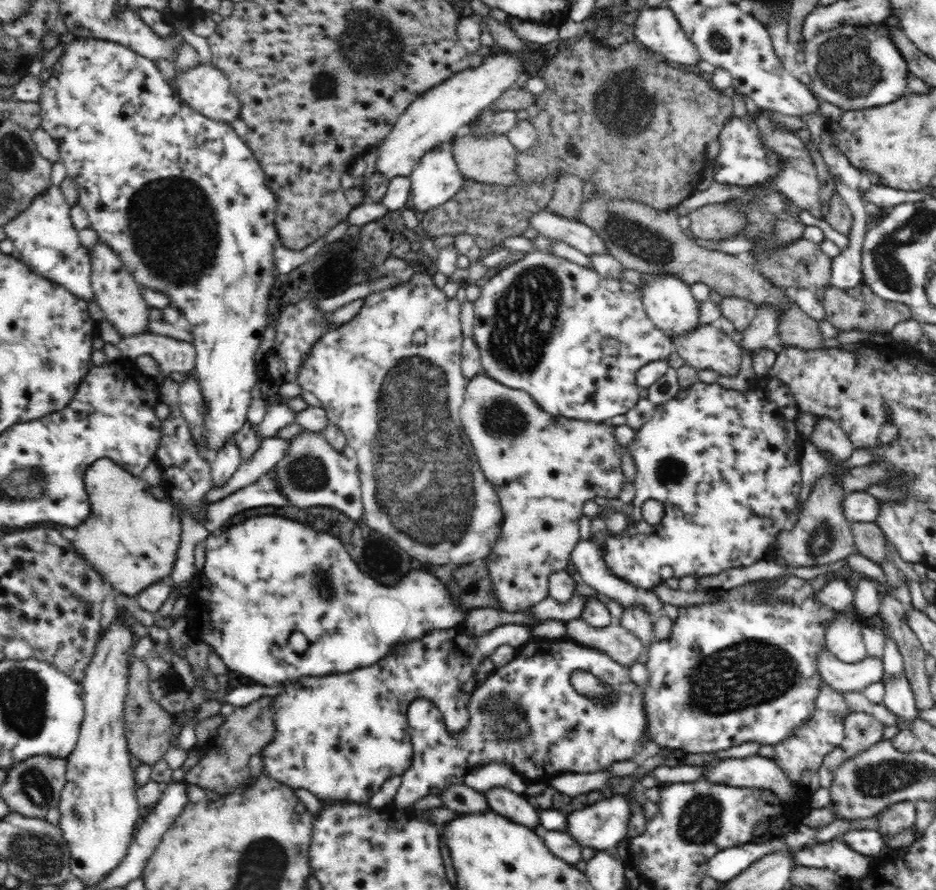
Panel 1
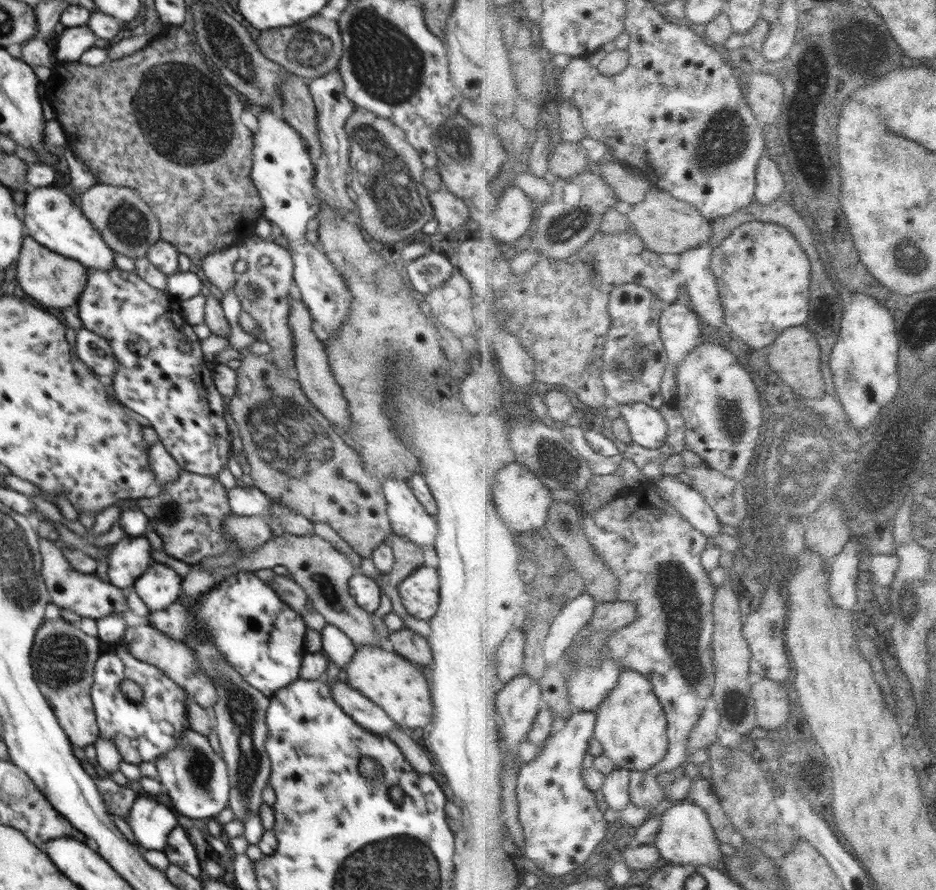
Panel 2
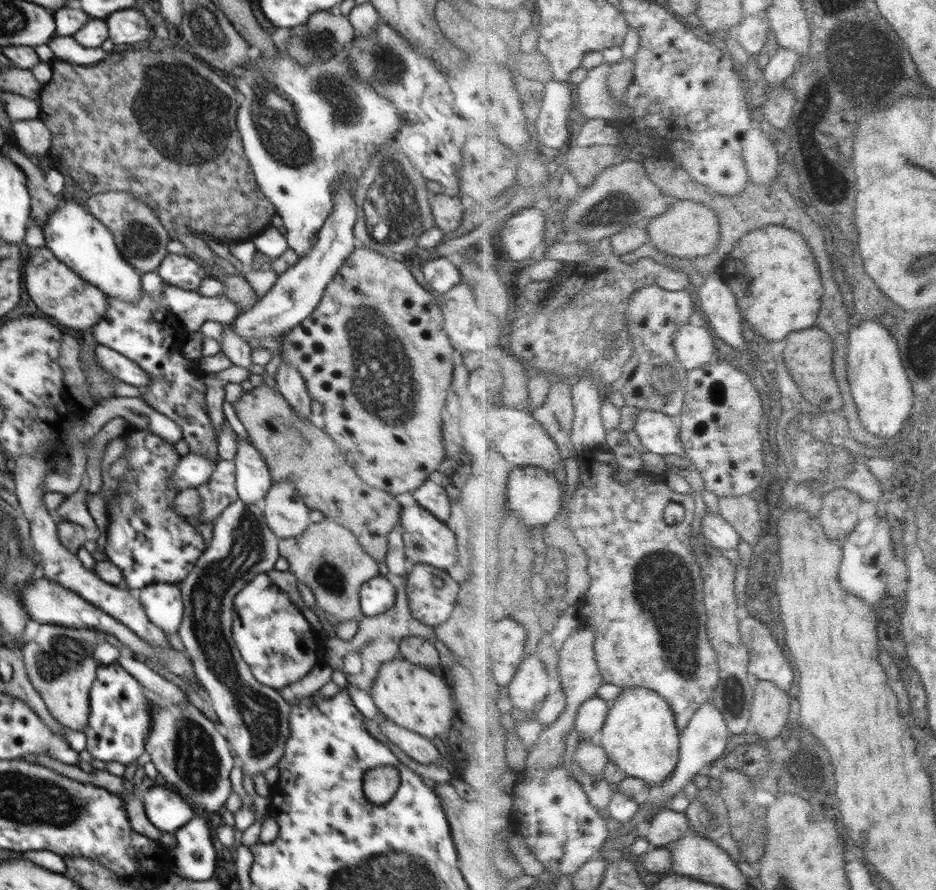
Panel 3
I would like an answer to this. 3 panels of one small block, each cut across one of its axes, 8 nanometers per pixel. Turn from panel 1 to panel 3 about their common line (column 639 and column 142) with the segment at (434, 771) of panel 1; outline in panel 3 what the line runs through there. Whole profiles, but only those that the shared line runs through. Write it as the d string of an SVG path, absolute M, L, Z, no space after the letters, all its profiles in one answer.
M120 663L100 665L90 689L90 714L88 726L82 730L86 735L86 750L93 759L104 762L120 762L128 765L145 751L146 738L150 732L150 699L140 684Z

